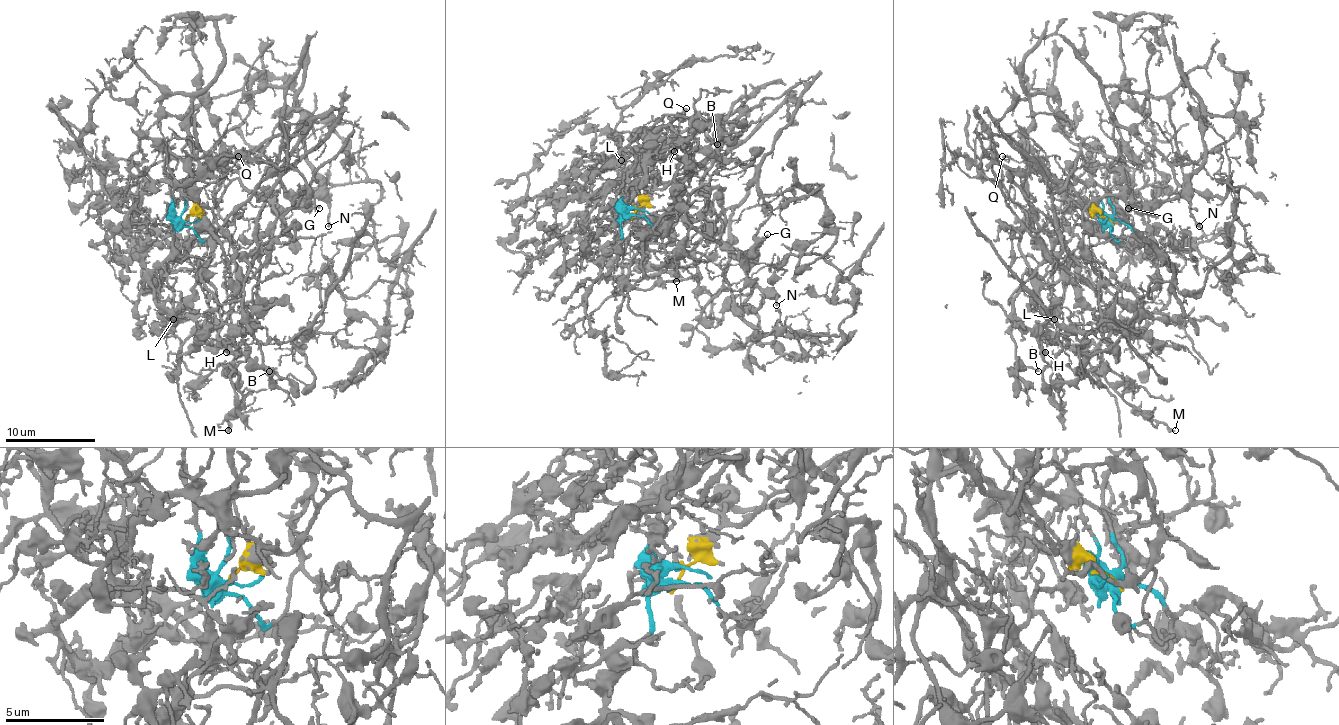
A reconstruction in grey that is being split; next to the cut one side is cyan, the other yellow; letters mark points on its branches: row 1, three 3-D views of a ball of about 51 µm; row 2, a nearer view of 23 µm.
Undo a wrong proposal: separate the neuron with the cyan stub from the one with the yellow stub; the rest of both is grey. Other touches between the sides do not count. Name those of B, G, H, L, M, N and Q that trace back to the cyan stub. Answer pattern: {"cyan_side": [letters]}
{"cyan_side": ["H", "L", "M", "Q"]}

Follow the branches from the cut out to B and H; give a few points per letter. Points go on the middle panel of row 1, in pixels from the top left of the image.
B: (630, 218), (660, 189), (711, 157), (700, 166), (691, 119), (709, 121), (709, 137), (716, 144)
H: (630, 218), (624, 175), (592, 198), (579, 189), (597, 193), (630, 171), (639, 178), (678, 144), (673, 151)

